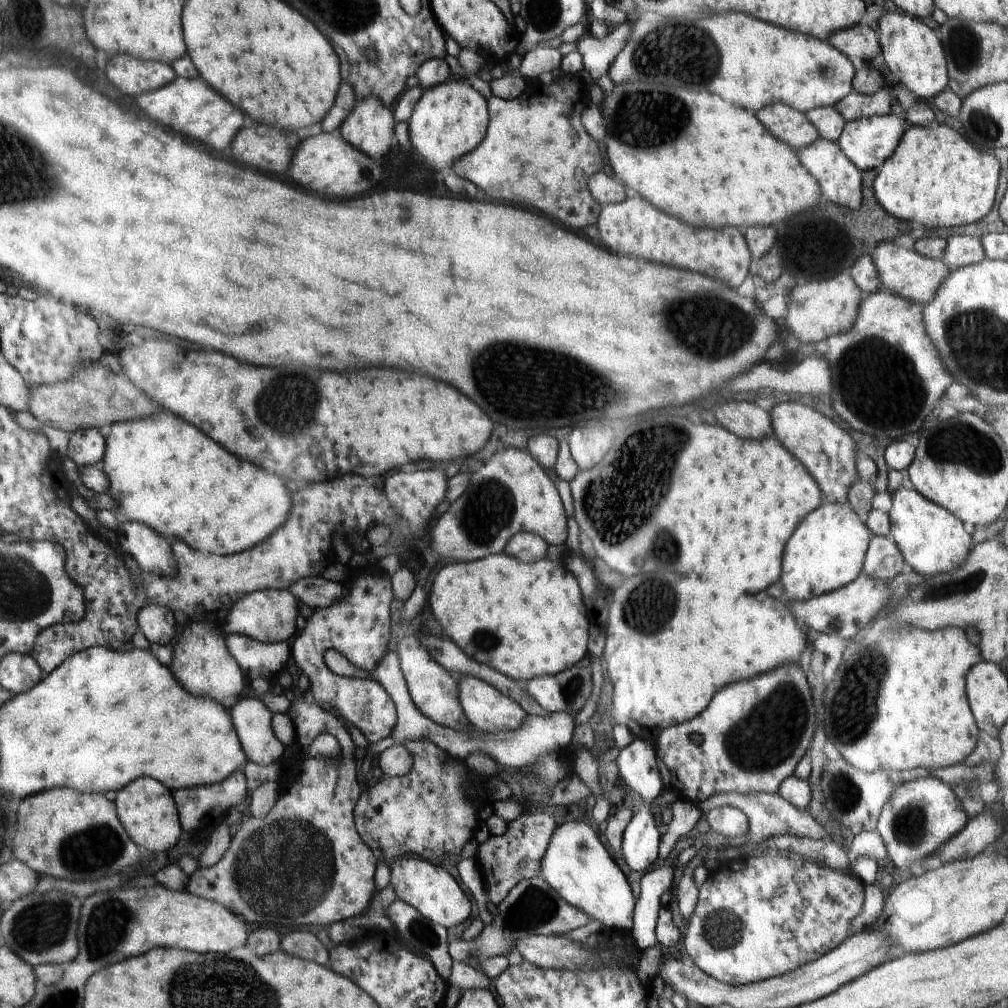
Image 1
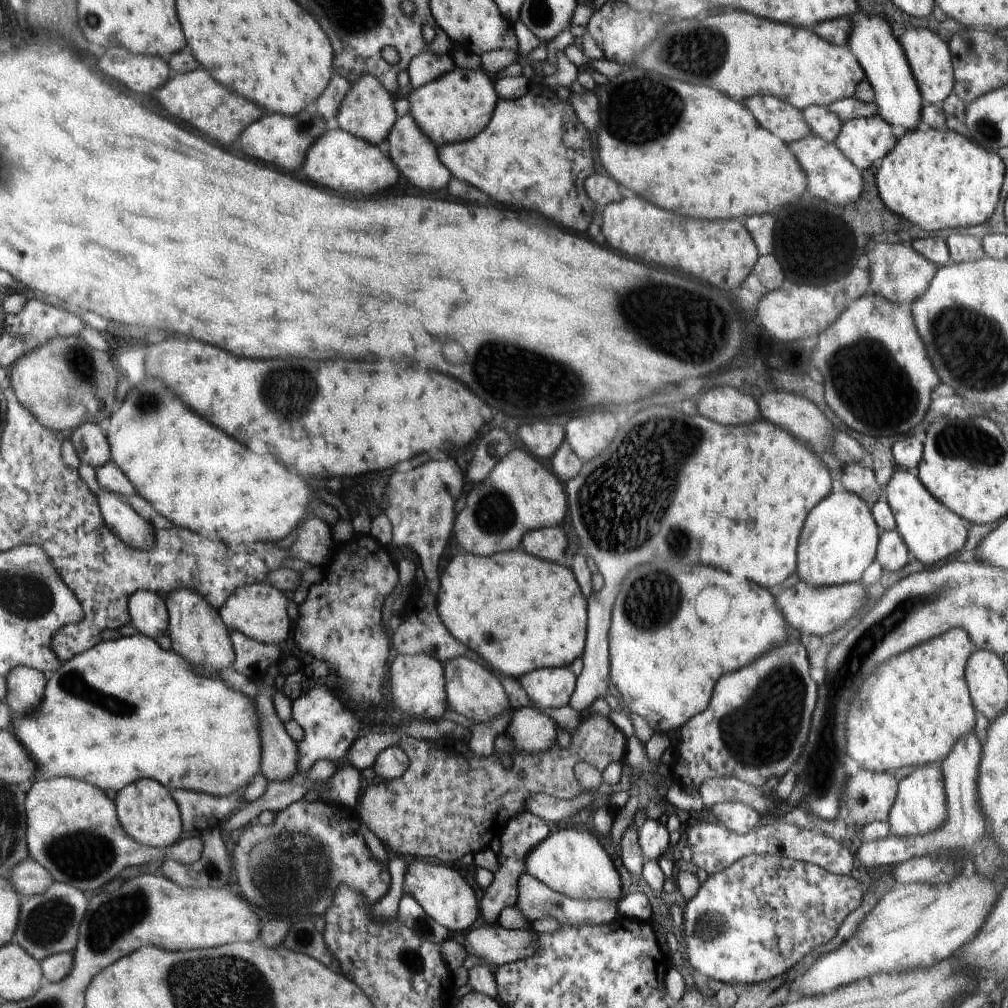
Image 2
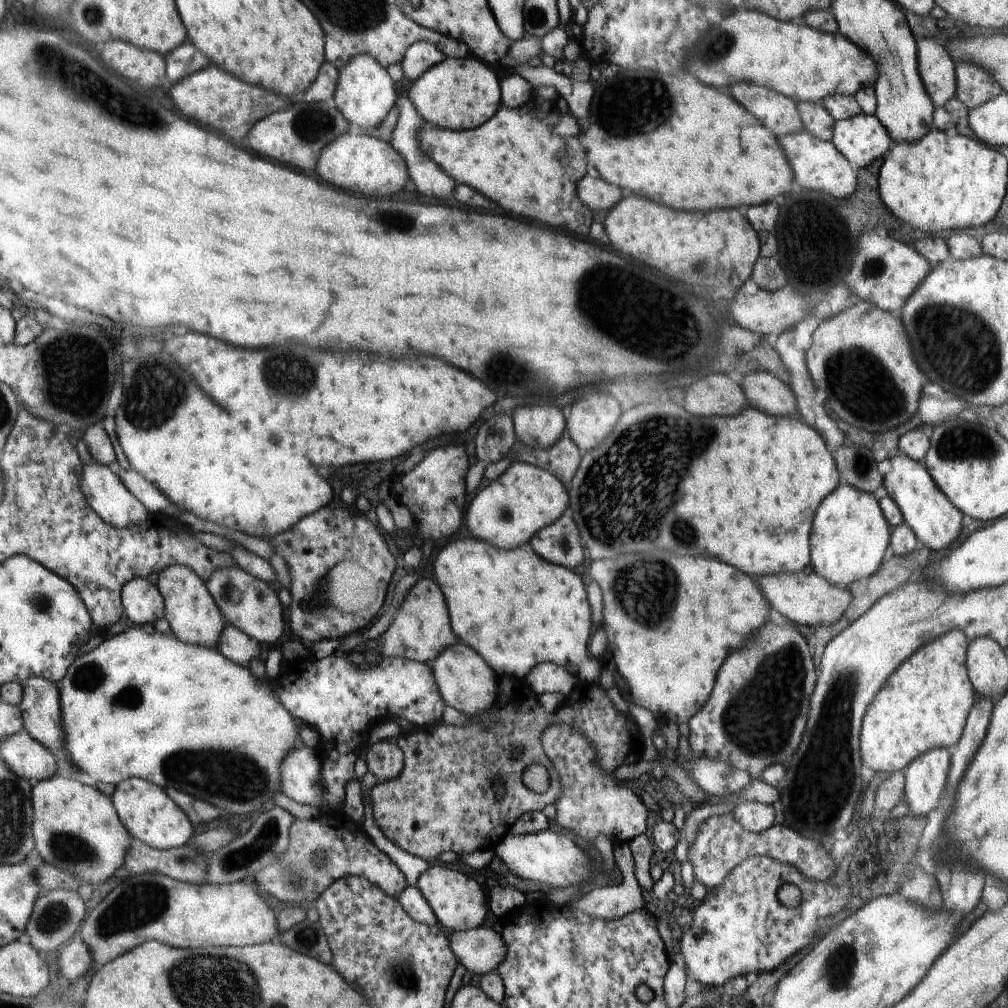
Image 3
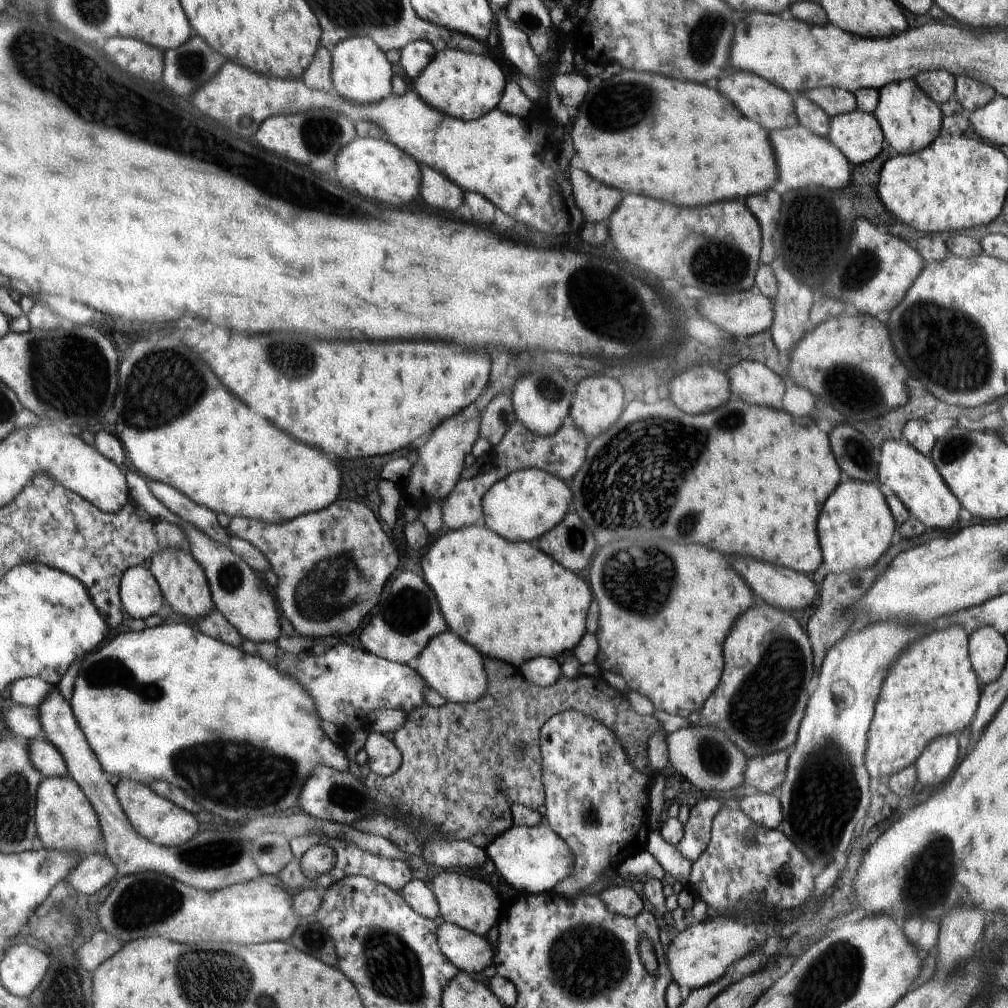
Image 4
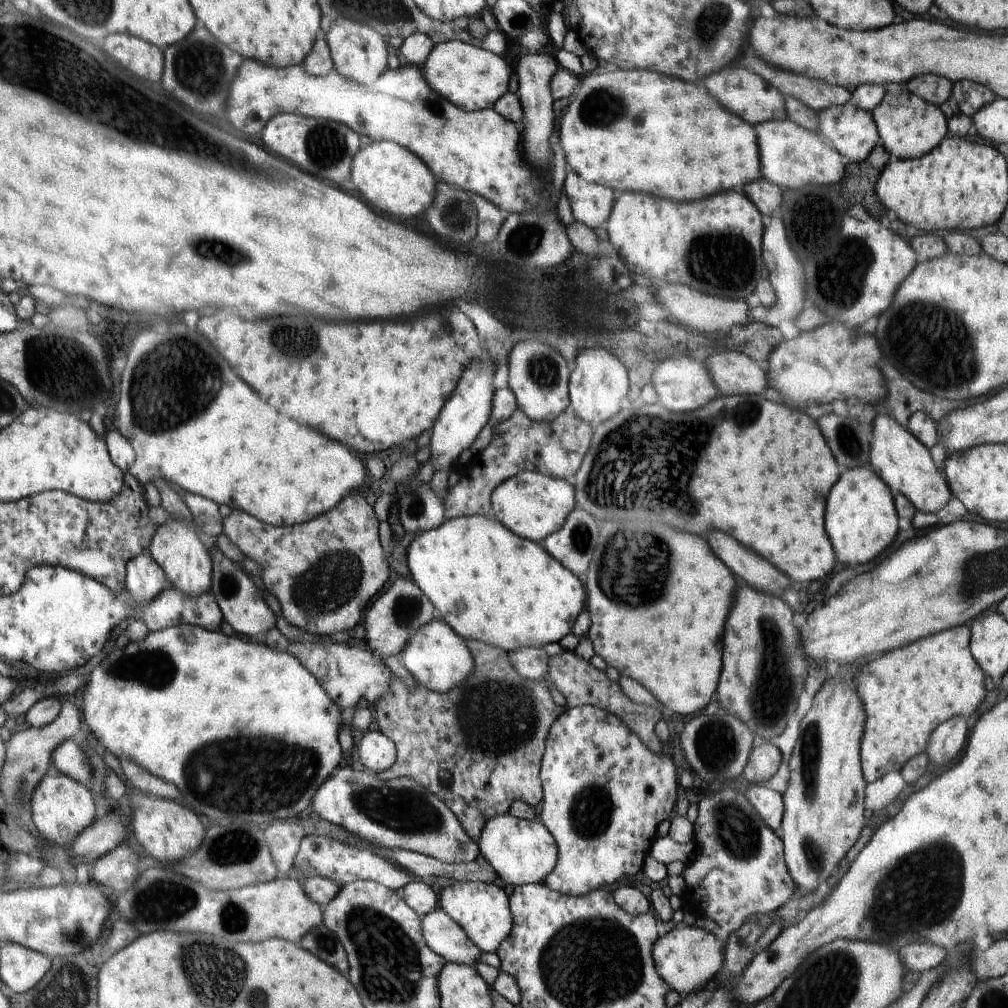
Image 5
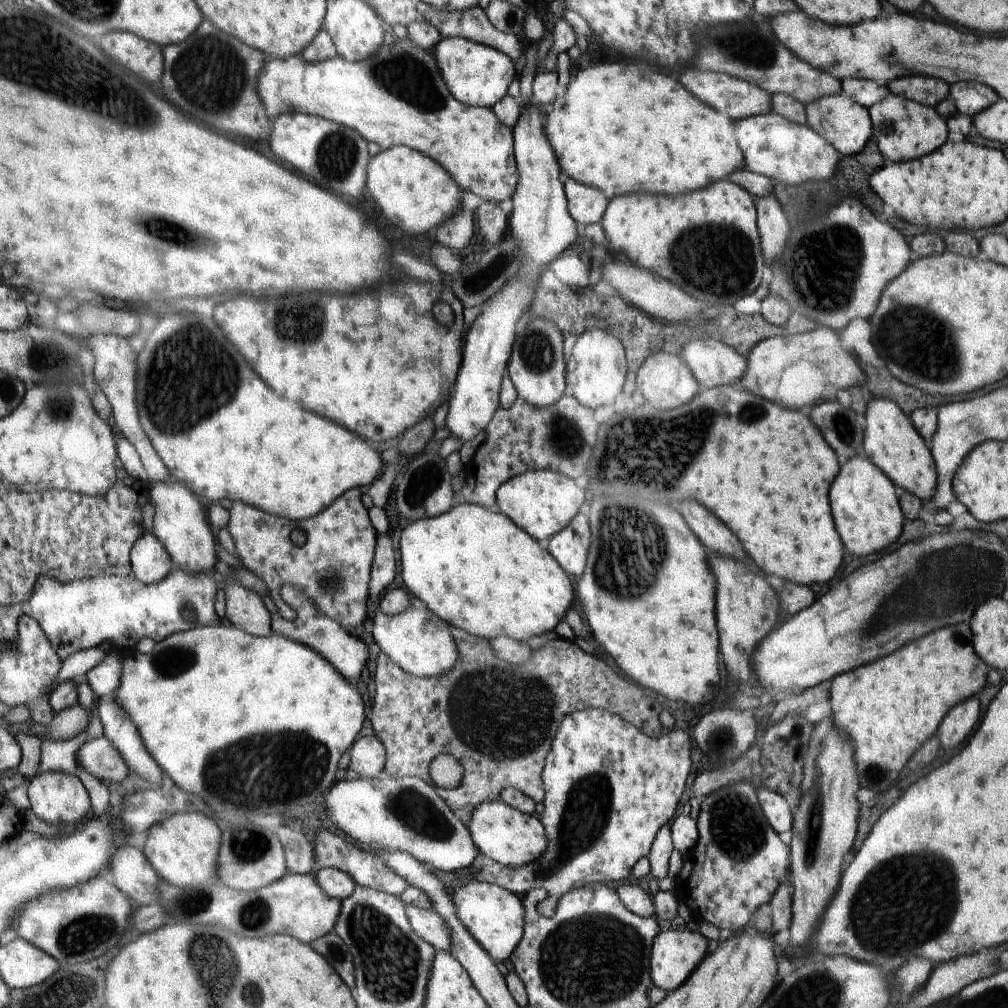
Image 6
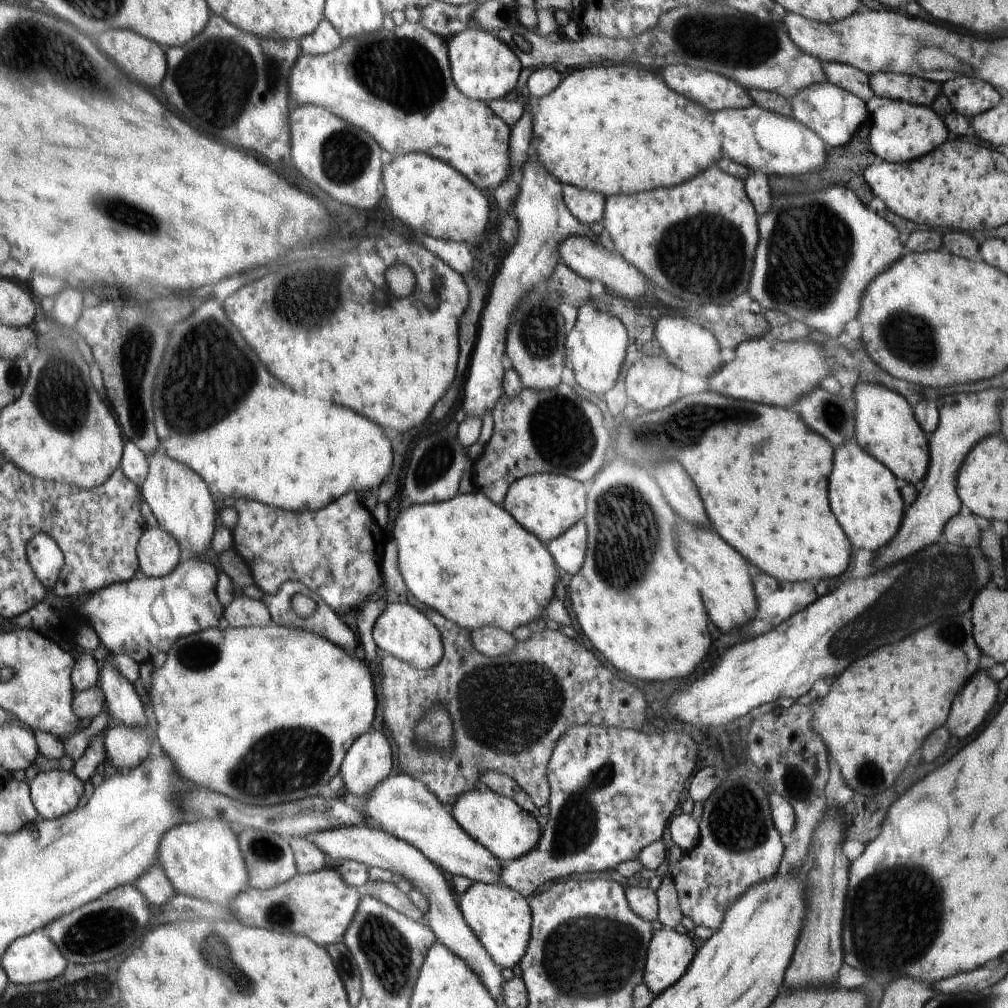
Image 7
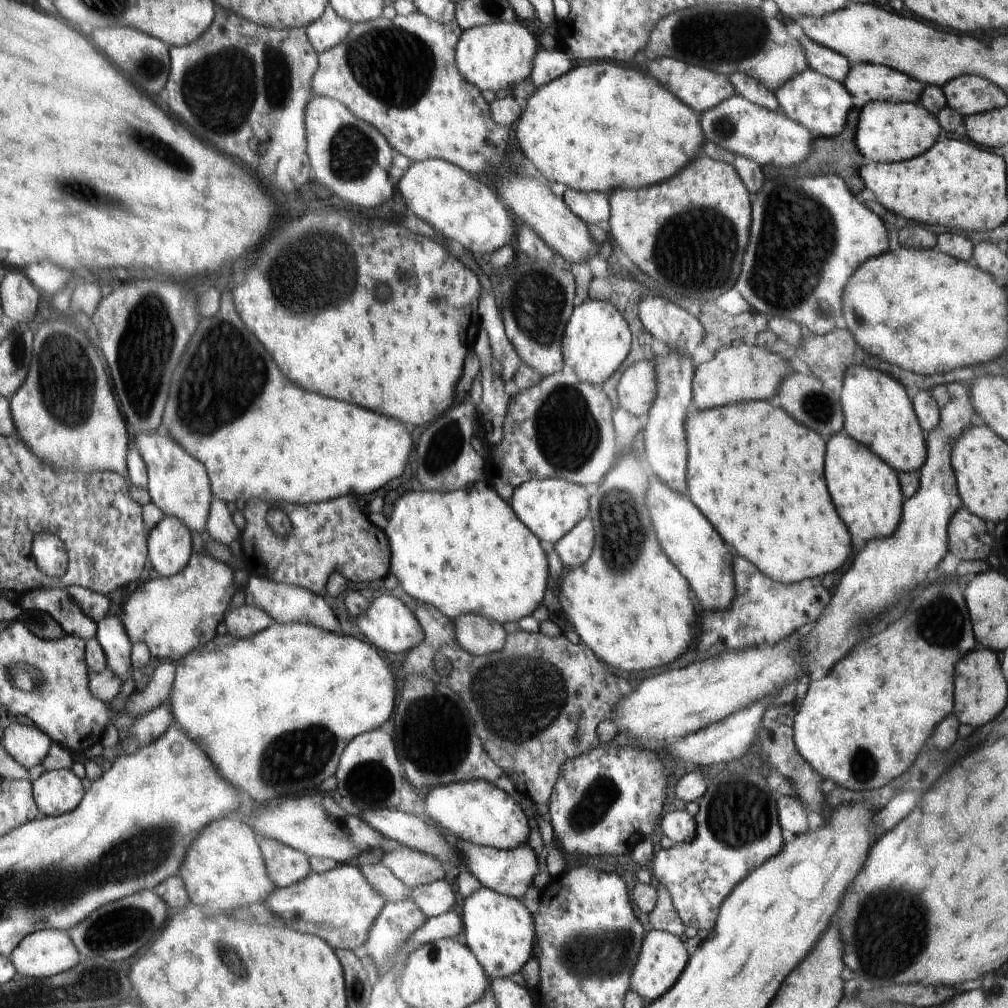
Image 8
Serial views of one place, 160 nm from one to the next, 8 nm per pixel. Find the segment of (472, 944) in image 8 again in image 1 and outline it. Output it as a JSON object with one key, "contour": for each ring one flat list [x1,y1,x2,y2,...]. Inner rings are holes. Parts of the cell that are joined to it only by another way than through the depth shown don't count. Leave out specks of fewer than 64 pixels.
{"contour":[[409,855,400,857,389,866,391,872,390,886,398,899,413,906,420,914,446,928,462,924,470,912,472,904,458,886,458,882,440,866,434,866,429,861,420,860,420,857]]}

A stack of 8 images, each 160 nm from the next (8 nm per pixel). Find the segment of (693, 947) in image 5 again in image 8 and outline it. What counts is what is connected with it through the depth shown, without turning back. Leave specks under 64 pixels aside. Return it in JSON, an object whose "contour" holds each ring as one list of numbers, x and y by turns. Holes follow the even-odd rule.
{"contour":[[653,929,645,934,641,952,630,978,630,989,648,1005,660,999,678,981,689,962,686,943,667,931]]}

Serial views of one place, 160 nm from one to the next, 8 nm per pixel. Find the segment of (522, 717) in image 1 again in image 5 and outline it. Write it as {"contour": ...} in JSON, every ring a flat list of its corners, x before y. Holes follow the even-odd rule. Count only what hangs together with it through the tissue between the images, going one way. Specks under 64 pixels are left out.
{"contour":[[438,617,411,636,400,659,420,685,439,693,450,693,462,685,475,670,475,661,465,639]]}

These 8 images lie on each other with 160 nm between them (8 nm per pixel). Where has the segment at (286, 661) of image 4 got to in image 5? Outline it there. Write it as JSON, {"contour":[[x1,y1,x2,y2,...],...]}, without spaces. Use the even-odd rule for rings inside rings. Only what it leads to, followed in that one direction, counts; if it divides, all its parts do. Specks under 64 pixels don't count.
{"contour":[[279,629,267,633,266,646,272,650,291,654,300,660,323,688,331,696,342,711,344,720,350,724,354,712,361,706,360,700,378,702,387,696,393,684,393,673,385,661,370,650,361,650,349,644,324,642,314,644,308,642,289,642]]}

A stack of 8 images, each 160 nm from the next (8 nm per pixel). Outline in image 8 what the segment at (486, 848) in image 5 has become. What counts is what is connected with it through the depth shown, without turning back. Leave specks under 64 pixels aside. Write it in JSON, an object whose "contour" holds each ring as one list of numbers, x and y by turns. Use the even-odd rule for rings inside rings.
{"contour":[[469,781,442,784,432,788,423,800,424,815,451,836,475,845,510,851,528,844,530,826,528,818,506,791,487,781]]}

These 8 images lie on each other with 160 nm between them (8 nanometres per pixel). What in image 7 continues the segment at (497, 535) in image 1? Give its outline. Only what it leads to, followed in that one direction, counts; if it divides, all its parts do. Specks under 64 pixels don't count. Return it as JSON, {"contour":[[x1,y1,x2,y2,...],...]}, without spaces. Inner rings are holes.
{"contour":[[536,473,513,482,502,505,520,526,536,535,546,545,584,518,586,495,583,483,571,476]]}

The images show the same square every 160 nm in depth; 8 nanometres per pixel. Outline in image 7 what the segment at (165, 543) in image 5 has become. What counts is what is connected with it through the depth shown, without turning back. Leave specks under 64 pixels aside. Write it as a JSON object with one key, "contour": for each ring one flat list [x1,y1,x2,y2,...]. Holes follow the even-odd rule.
{"contour":[[156,452,148,457,150,459,150,472,141,486,140,494,143,494,144,500,148,502,160,528,167,530,179,543,180,550,188,550,193,557,198,558,198,554,206,552,211,546,212,534,216,528,216,510,214,510,213,495,204,479,196,474,190,467,183,465,176,459,171,459,164,452]]}

